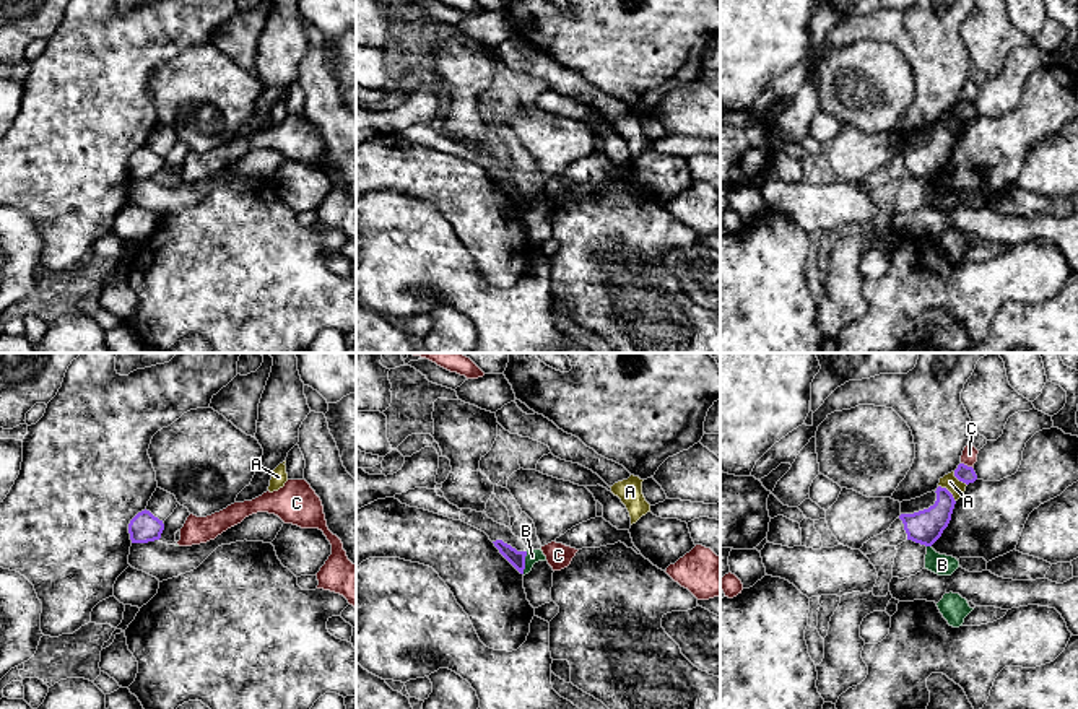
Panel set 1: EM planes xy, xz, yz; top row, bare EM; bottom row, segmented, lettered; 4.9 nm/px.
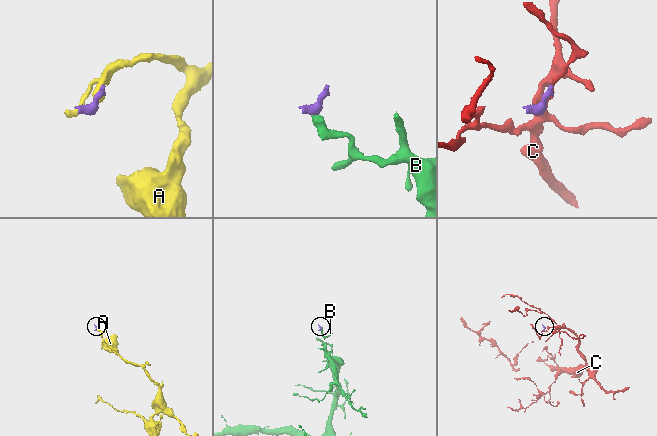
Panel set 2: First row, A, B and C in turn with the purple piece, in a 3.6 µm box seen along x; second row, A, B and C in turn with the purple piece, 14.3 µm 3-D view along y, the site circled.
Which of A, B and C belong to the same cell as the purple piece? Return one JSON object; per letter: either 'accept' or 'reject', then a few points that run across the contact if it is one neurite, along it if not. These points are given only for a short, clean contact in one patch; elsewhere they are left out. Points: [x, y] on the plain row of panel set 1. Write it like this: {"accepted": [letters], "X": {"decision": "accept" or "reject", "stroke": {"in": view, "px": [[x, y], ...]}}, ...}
{"accepted": [], "A": {"decision": "reject", "stroke": {"in": "yz", "px": [[938, 121], [955, 137]]}}, "B": {"decision": "reject", "stroke": {"in": "xz", "px": [[527, 187], [522, 208]]}}, "C": {"decision": "reject", "stroke": {"in": "yz", "px": [[961, 98], [973, 104]]}}}

